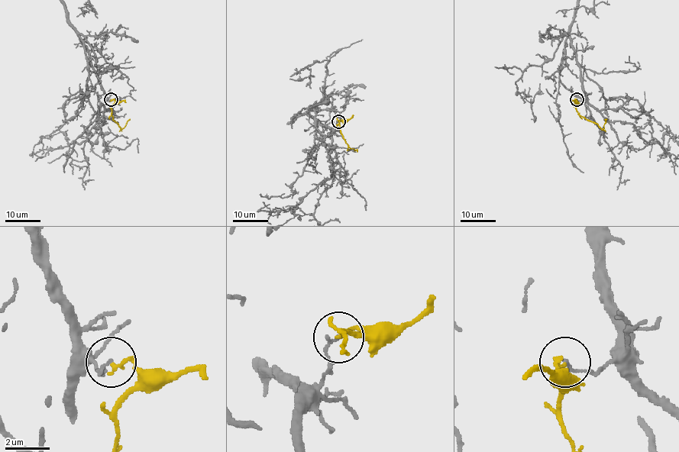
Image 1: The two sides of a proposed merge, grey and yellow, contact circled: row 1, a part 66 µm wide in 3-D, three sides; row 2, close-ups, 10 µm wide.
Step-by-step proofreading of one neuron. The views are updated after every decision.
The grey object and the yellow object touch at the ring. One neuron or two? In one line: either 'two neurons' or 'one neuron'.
two neurons

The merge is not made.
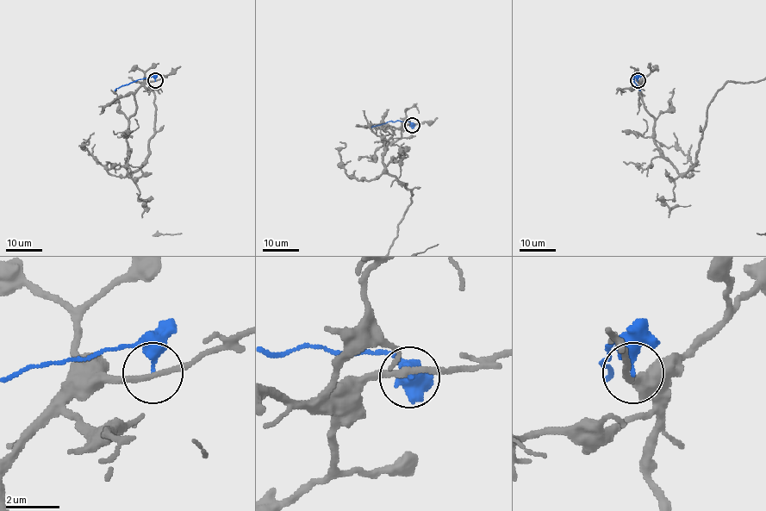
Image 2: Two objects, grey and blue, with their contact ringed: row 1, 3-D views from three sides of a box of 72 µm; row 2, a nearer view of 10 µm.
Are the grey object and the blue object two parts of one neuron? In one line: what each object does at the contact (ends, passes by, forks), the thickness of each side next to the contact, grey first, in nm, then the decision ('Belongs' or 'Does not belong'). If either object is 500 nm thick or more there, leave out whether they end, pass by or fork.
At the ring grey passes by. At the ring blue ends. Thickness 200 nm (grey) against 360 nm. Does not belong

